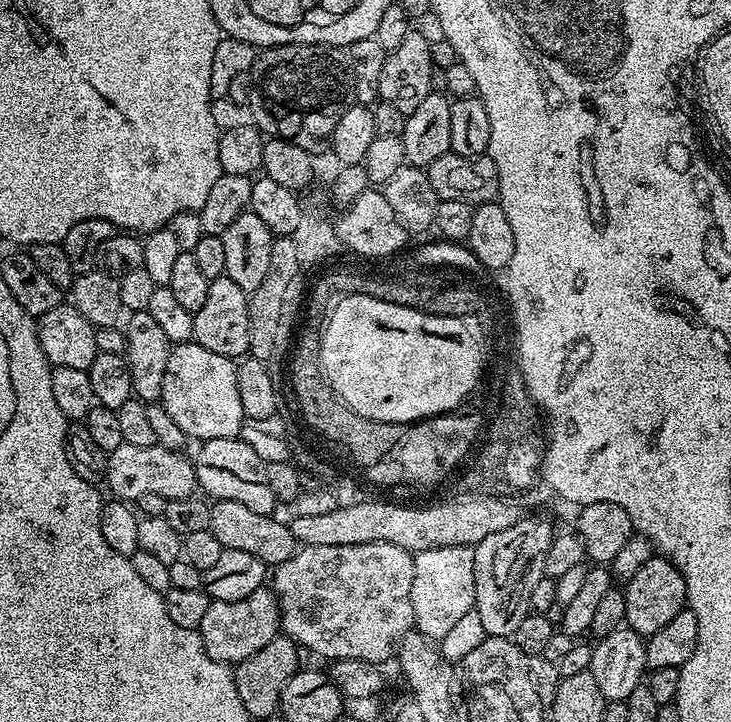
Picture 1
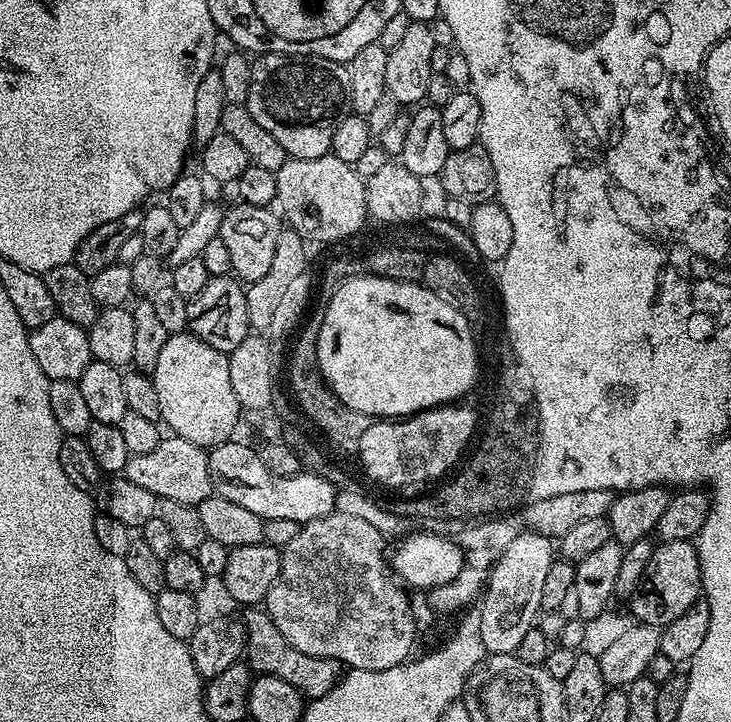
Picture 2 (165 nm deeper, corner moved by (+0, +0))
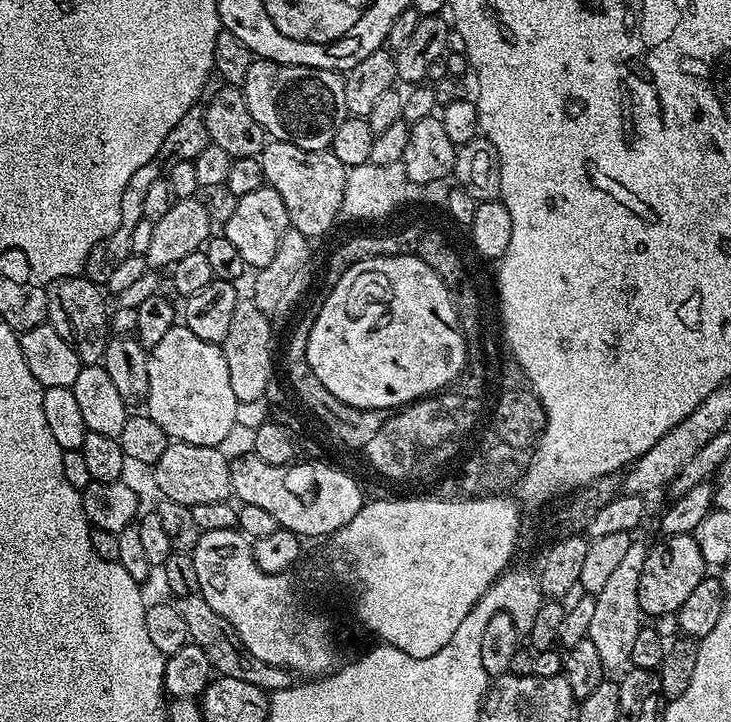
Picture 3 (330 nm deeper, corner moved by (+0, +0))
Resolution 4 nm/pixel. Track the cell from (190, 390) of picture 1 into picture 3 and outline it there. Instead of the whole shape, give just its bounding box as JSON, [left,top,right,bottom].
[146,326,237,448]

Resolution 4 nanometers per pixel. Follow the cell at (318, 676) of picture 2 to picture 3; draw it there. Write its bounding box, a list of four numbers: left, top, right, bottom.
[178,594,294,694]

